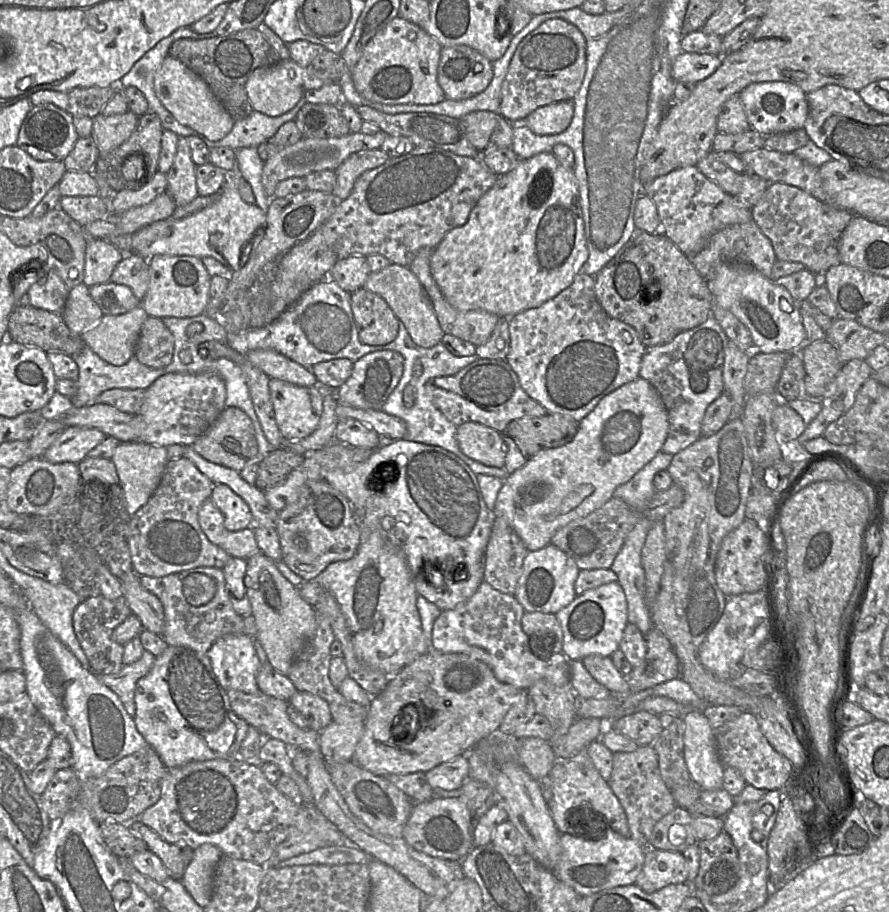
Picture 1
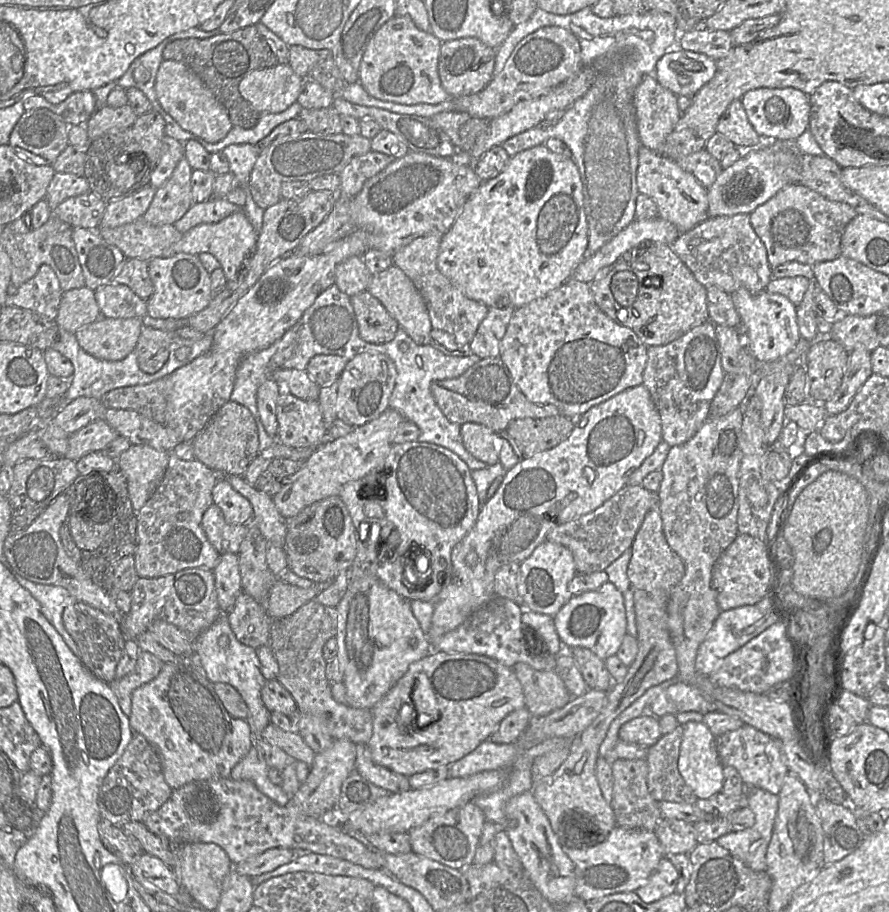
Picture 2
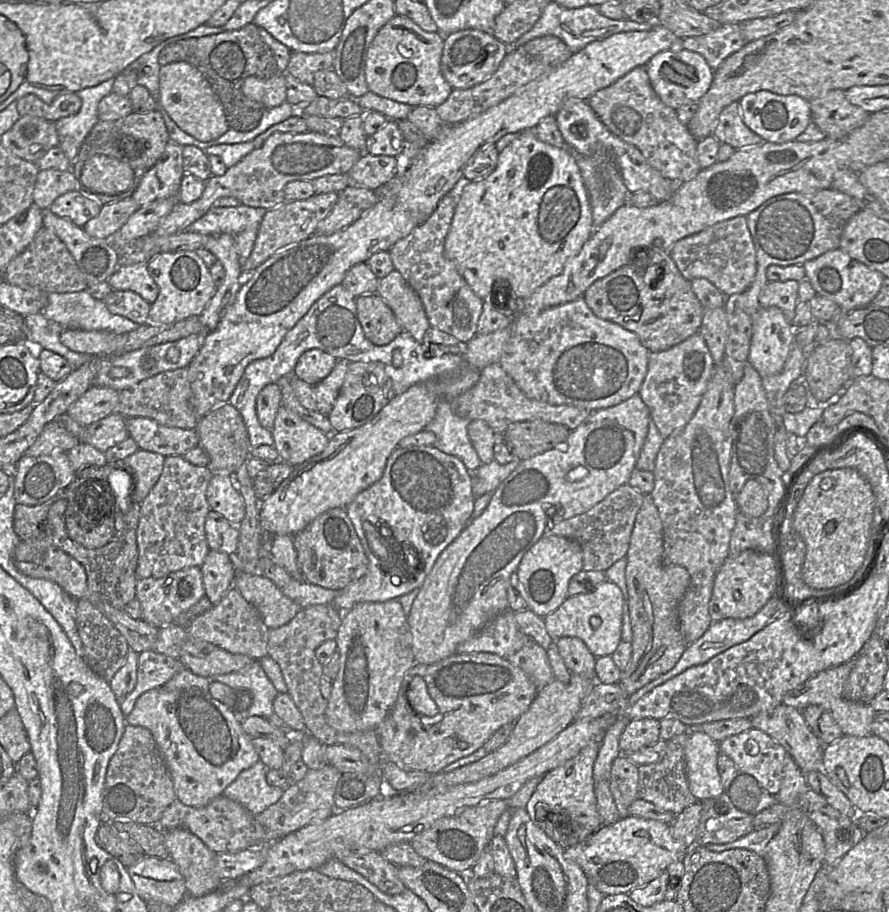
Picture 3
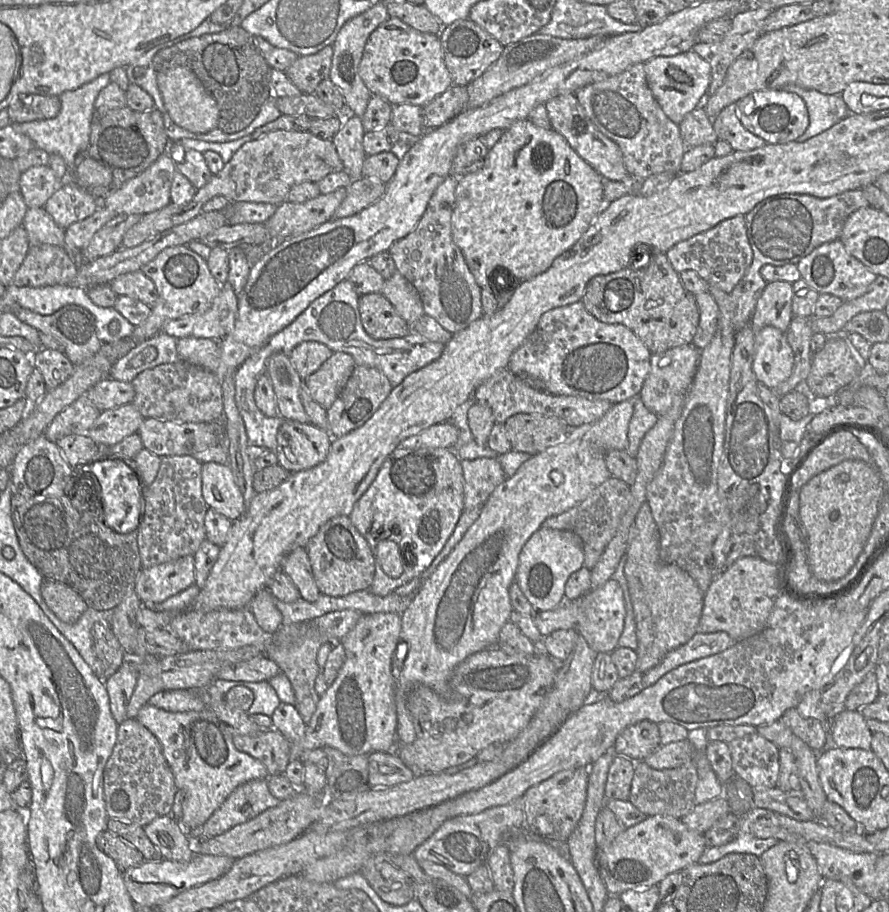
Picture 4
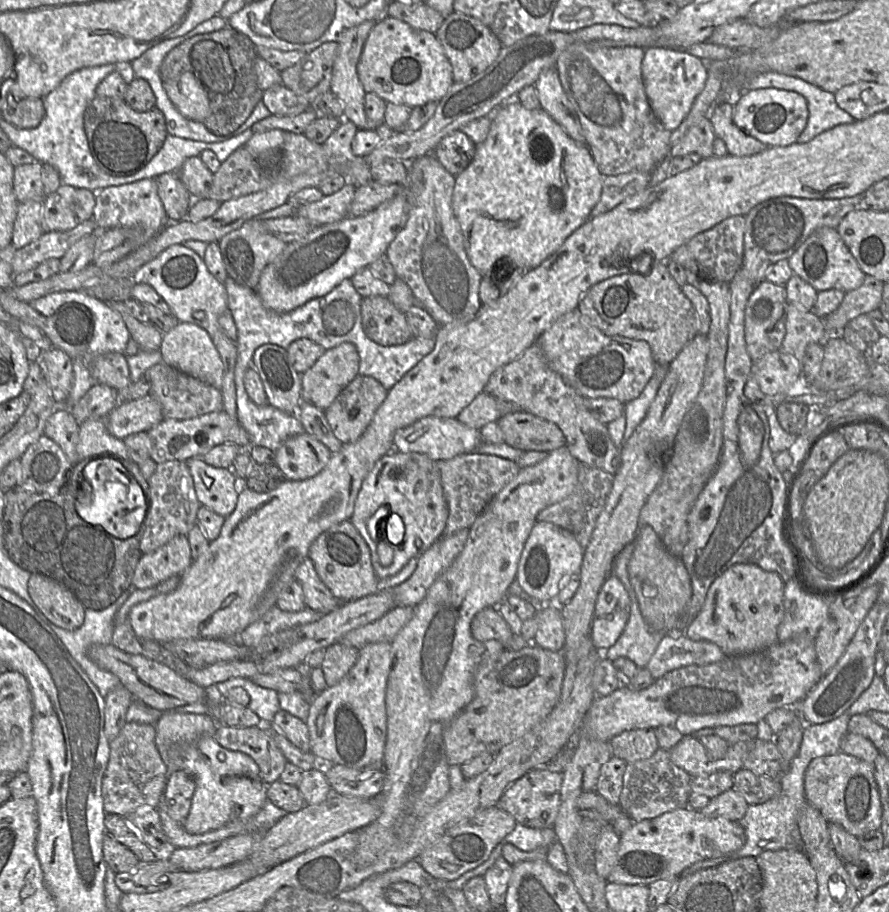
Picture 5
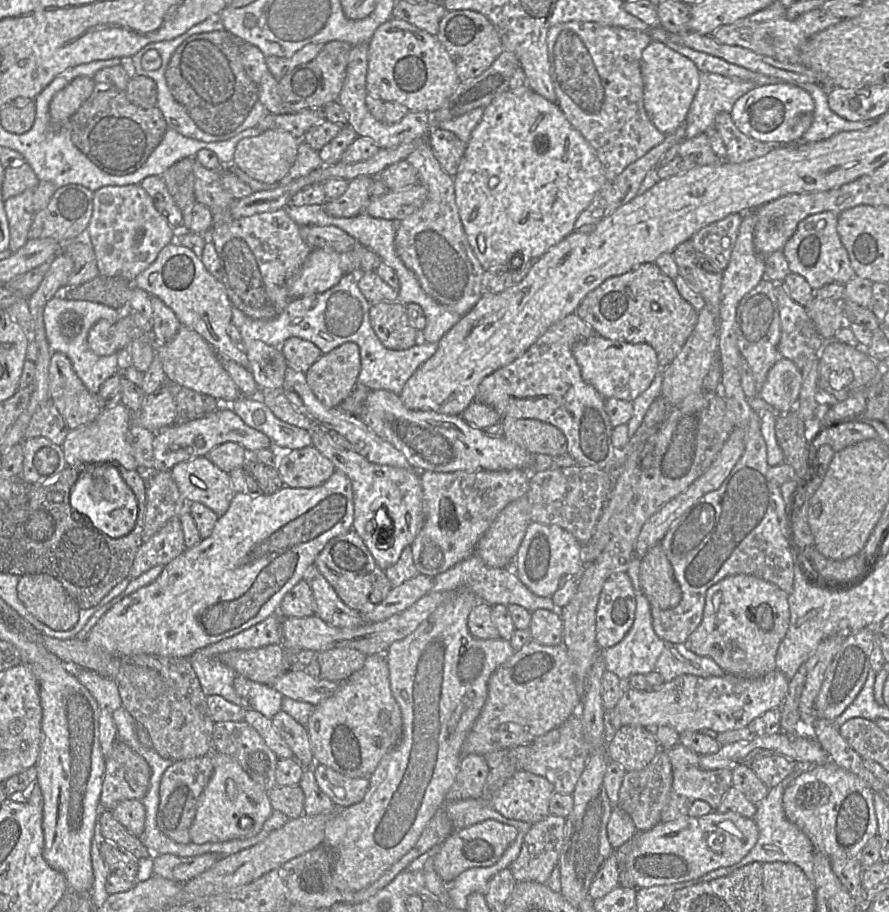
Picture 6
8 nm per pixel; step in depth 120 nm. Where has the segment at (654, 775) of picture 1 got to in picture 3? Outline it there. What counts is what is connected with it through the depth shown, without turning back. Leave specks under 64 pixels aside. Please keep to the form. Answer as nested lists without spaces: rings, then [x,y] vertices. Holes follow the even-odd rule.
[[[624,754],[612,764],[609,786],[621,819],[630,816],[629,807],[638,799],[639,771]]]

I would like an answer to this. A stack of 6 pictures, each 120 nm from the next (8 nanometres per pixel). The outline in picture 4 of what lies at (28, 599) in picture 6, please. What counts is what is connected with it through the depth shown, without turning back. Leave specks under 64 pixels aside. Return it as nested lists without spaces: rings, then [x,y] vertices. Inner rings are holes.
[[[44,579],[41,595],[49,609],[62,621],[75,623],[87,610],[82,597],[70,586],[50,579]]]

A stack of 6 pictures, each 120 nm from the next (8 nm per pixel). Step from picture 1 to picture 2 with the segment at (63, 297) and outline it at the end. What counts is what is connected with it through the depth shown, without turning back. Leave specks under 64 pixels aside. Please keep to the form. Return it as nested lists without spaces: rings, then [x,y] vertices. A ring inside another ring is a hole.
[[[43,265],[33,278],[8,297],[6,305],[28,309],[47,319],[55,320],[63,293],[53,269]]]

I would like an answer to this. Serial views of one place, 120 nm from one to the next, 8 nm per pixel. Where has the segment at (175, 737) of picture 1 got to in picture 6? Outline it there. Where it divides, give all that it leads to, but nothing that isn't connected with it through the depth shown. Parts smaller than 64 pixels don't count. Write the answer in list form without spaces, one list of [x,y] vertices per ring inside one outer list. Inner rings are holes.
[[[213,750],[210,755],[214,771],[200,797],[195,818],[189,830],[191,842],[219,843],[257,835],[273,811],[268,792],[252,780],[230,756]]]

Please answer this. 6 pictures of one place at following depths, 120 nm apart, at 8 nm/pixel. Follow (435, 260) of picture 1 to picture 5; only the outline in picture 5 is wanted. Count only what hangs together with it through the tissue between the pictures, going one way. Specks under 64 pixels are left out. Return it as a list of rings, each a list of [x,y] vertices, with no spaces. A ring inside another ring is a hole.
[[[516,99],[505,103],[493,113],[487,138],[476,144],[471,163],[456,176],[452,206],[471,264],[483,277],[505,264],[524,271],[538,267],[591,217],[603,178],[587,145],[574,141],[542,108],[529,110]]]

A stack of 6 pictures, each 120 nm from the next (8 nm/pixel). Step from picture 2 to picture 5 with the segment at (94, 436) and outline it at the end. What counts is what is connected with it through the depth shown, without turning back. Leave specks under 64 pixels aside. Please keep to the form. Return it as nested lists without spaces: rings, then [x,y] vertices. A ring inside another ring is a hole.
[[[150,395],[120,401],[105,418],[109,433],[121,440],[134,433],[147,432],[164,419],[160,404]]]

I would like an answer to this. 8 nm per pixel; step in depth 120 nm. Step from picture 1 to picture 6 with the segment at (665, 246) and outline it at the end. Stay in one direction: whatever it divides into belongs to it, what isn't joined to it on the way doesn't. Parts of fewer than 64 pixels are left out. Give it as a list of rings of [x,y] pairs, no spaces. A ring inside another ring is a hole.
[[[655,263],[642,264],[634,270],[605,280],[585,296],[575,314],[590,325],[596,335],[613,341],[649,344],[655,350],[661,368],[666,368],[680,352],[698,318],[698,312],[679,294],[673,280],[663,274]]]

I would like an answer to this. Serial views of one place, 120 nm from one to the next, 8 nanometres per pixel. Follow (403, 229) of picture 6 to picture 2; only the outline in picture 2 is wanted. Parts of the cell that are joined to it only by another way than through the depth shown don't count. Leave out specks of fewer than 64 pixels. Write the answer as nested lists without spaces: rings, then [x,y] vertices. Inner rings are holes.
[[[431,233],[416,238],[392,256],[393,264],[410,278],[423,297],[432,329],[448,332],[461,345],[469,344],[480,323],[486,317],[489,307],[466,297],[458,287],[439,271],[437,257],[443,235],[441,233]]]

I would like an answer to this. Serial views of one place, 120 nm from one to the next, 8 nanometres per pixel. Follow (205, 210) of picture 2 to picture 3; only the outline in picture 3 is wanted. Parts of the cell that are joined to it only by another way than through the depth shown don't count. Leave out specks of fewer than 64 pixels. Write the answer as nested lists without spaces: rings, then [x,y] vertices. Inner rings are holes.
[[[245,205],[236,207],[214,207],[187,229],[189,232],[204,235],[231,234],[237,235],[246,228],[259,226],[266,209]]]

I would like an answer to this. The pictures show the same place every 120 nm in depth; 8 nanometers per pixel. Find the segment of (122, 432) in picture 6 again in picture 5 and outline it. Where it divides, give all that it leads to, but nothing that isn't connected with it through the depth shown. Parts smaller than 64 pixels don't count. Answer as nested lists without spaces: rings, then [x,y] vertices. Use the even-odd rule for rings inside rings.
[[[92,418],[79,425],[76,452],[79,460],[111,456],[129,459],[123,440],[111,435],[106,427],[106,418]]]

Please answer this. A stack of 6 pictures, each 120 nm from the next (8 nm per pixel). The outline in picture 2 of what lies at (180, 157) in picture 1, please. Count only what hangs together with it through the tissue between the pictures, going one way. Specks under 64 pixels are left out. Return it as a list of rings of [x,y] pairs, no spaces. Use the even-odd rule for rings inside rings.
[[[183,157],[167,182],[156,190],[142,219],[152,225],[174,224],[193,205],[191,176],[193,169]]]

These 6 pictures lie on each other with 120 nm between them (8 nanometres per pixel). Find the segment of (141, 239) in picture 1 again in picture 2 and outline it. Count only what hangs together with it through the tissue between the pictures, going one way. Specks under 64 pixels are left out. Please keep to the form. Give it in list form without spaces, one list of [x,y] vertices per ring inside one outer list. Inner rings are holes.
[[[241,209],[217,223],[200,224],[185,232],[182,238],[171,246],[170,253],[186,253],[199,255],[200,253],[212,254],[220,263],[227,282],[237,279],[241,269],[249,260],[255,248],[258,233]]]

